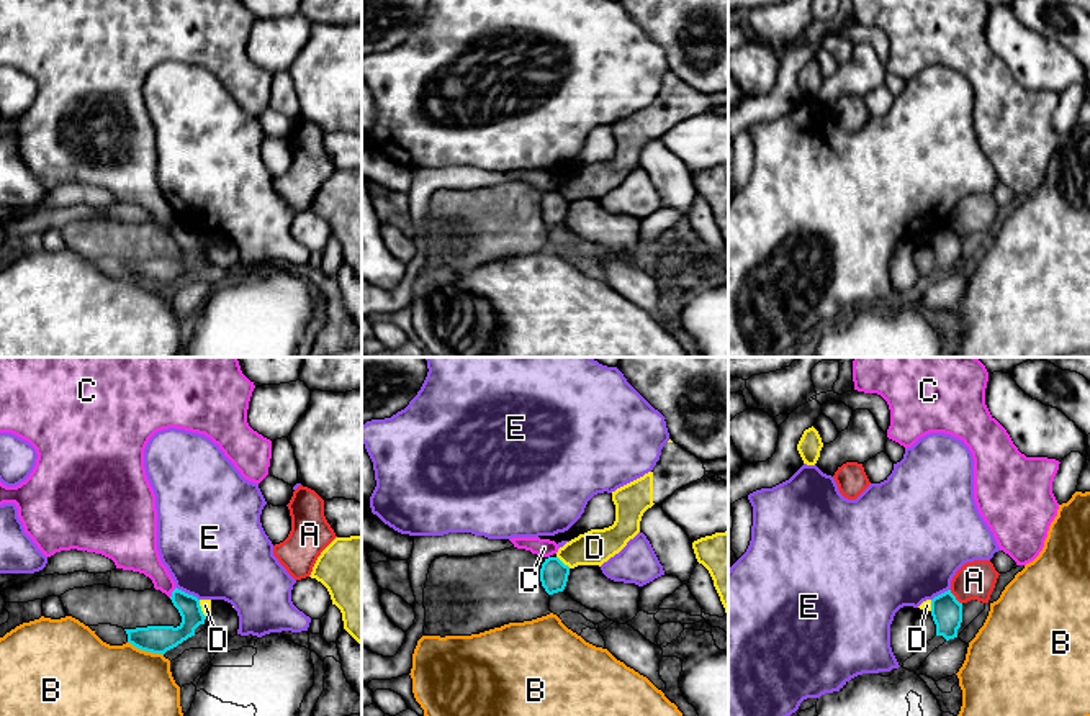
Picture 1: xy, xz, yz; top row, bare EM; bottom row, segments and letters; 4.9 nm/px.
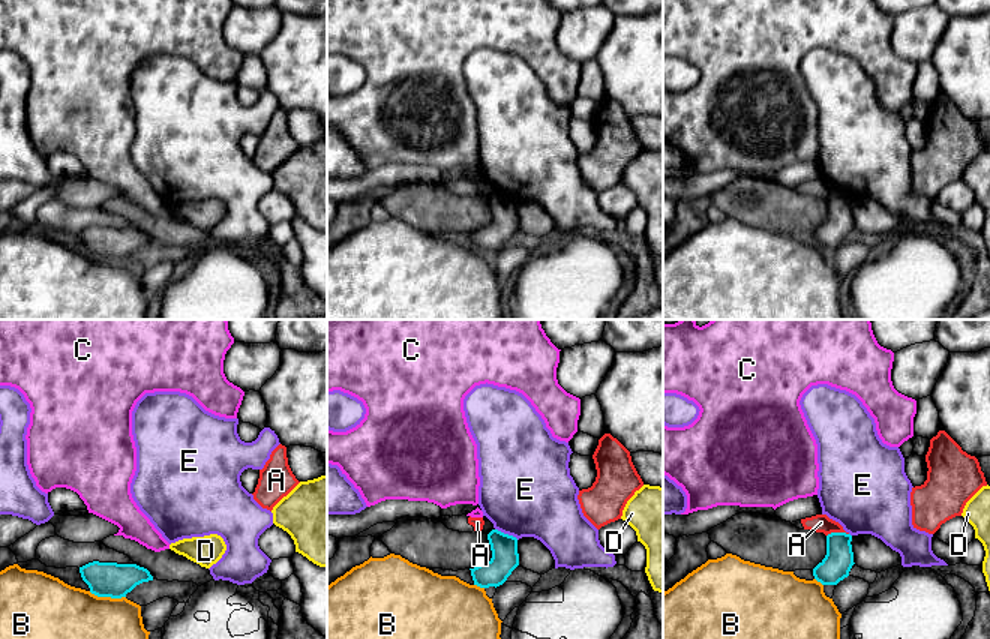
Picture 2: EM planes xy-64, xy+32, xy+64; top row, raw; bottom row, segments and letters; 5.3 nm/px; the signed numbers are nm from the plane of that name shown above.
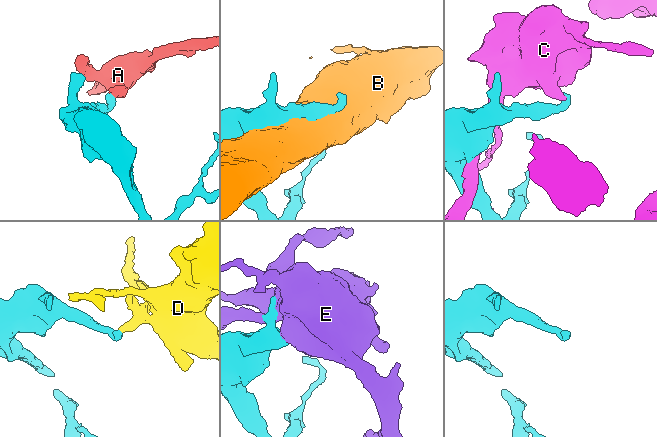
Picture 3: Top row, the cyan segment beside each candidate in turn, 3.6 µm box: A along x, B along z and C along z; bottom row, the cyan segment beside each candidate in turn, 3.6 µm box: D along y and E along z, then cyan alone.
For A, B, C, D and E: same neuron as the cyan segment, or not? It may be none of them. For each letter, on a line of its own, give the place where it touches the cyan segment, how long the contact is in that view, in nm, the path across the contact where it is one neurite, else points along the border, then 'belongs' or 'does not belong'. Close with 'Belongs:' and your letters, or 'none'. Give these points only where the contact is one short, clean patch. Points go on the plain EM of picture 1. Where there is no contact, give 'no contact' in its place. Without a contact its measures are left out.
A: yz (954, 230) | 100 nm | along yz (950, 222), (961, 236) | does not belong
B: xy (146, 284) | 190 nm | does not belong
C: xy (172, 225) | 70 nm | does not belong
D: xz (562, 195) | 90 nm | along xz (557, 189), (570, 200) | does not belong
E: xy (187, 226) | 130 nm | does not belong
Belongs: none

